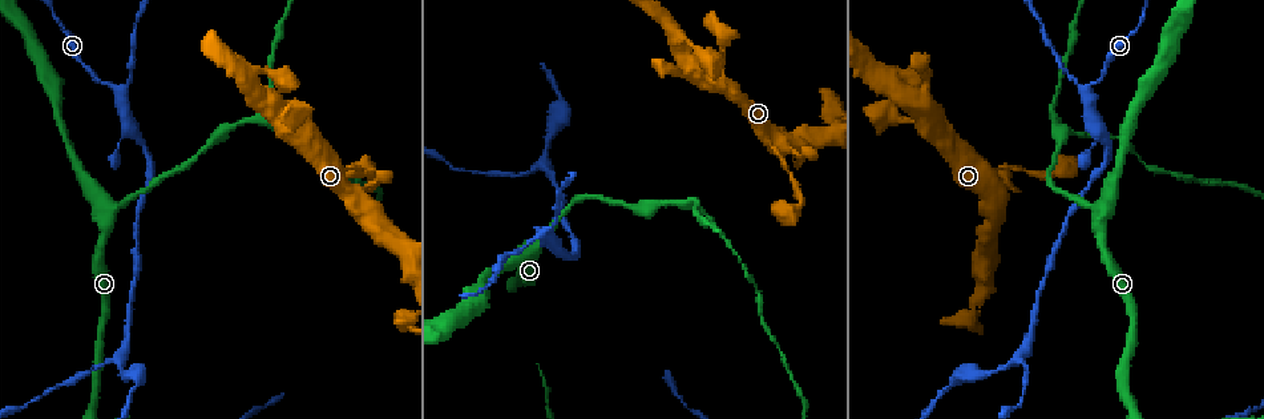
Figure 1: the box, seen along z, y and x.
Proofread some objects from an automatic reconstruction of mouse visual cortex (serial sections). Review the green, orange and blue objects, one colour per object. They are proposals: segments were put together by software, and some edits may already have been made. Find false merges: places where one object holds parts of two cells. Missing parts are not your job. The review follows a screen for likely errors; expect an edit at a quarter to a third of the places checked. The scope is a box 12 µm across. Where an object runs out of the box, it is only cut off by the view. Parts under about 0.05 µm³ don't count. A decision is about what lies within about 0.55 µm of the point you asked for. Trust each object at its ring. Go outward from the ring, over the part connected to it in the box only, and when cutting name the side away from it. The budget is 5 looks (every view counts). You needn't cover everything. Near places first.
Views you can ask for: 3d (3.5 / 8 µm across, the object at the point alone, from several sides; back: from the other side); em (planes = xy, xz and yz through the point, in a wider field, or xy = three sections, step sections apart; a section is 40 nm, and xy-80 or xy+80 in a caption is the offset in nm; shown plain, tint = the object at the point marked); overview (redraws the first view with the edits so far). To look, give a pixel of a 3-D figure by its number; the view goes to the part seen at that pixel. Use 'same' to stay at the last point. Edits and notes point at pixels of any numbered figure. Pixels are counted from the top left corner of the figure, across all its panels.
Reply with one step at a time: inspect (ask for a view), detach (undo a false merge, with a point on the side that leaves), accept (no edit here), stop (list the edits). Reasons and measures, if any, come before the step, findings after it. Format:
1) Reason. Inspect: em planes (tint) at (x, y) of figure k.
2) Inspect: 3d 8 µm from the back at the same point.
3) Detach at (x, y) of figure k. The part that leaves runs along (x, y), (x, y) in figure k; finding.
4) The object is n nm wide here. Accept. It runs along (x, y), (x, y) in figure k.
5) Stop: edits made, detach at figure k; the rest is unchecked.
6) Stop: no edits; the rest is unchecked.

Arms part here. Inspect: 3d 3.5 µm at (544, 234) of figure 1.

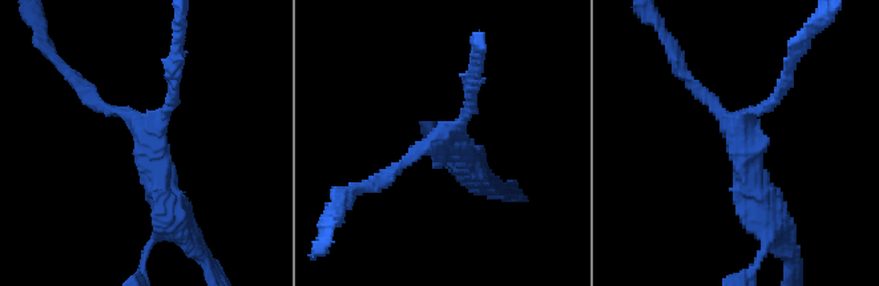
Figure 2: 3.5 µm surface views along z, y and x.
Inspect: em xy step 3 (tint) at (739, 128) of figure 2.

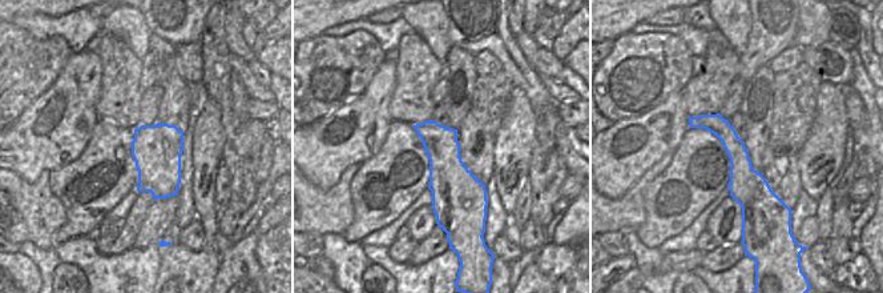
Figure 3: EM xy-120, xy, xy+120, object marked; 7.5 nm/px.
The arms are 150, 150, 350 nm wide. Accept. It runs along (692, 120), (733, 144), (748, 216) in figure 3; continuous, no second cell.

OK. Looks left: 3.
Thick turns thin. Inspect: 3d 3.5 µm at (145, 148) of figure 1.

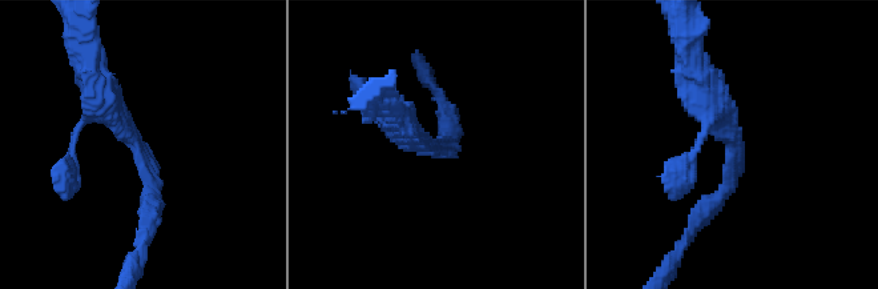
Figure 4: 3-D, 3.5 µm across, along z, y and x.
The arms are 200, 400 nm wide. Accept. Continuous, no second cell.

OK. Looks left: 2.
Stop: no edits; the rest is unchecked.

